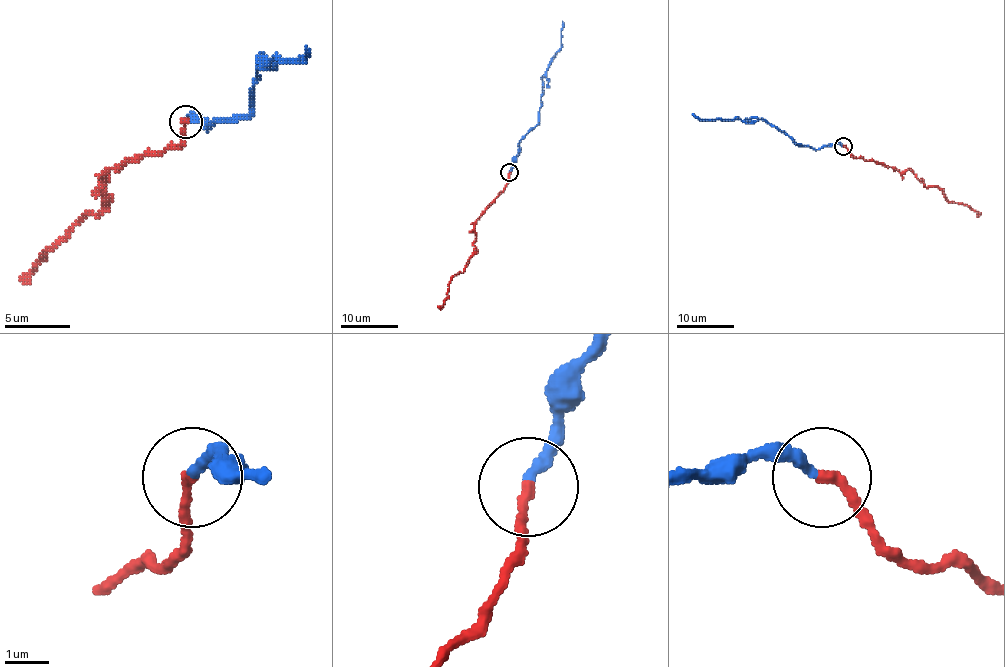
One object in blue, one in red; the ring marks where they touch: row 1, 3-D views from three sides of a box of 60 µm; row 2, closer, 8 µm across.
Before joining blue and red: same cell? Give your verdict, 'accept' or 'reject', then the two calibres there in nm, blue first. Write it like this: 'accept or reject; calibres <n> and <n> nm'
accept; calibres 280 and 240 nm

